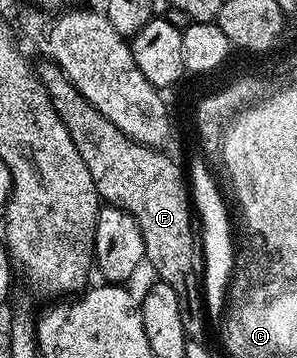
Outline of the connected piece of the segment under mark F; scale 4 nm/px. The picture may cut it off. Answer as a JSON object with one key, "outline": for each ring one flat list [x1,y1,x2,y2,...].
{"outline":[[44,60,42,62,43,66,40,64,38,66,37,72,39,74,39,78,41,79,41,83,45,87,45,91,49,91,49,99,53,103,53,107,57,111,57,115,61,115,61,123,65,123,65,127,69,131,69,139,73,139,73,147,77,147,78,153,81,155,81,159,85,159,85,167,89,167,89,175,93,175,93,183,97,187,97,191,99,192,100,198,106,204,109,205,118,205,120,209,124,209,125,211,129,211,133,215,133,219,137,219,137,223,141,227,141,239,145,239,145,261,149,266,152,265,155,268,155,277,160,281,164,281,165,283,169,283,169,287,173,287,173,291,177,291,177,299,181,303,181,323,185,323,185,331,187,332,188,338,191,339,199,339,204,335,203,333,203,317,205,318,205,306,204,306,204,289,202,284,197,283,197,277,195,281,195,263,197,267,197,233,194,229,191,230,191,217,193,218,193,202,191,197,189,196,189,185,185,180,184,170,181,168,179,170,179,165,174,161,171,157,166,157,165,152,156,151,154,148,145,145,139,145,133,139,129,137,127,134,123,134,117,127,113,125,97,109,97,107,93,106,89,103,88,99,85,99,83,95,81,95,80,91,69,81,69,79,65,75,65,71,61,69,59,65,56,65,51,60]]}

